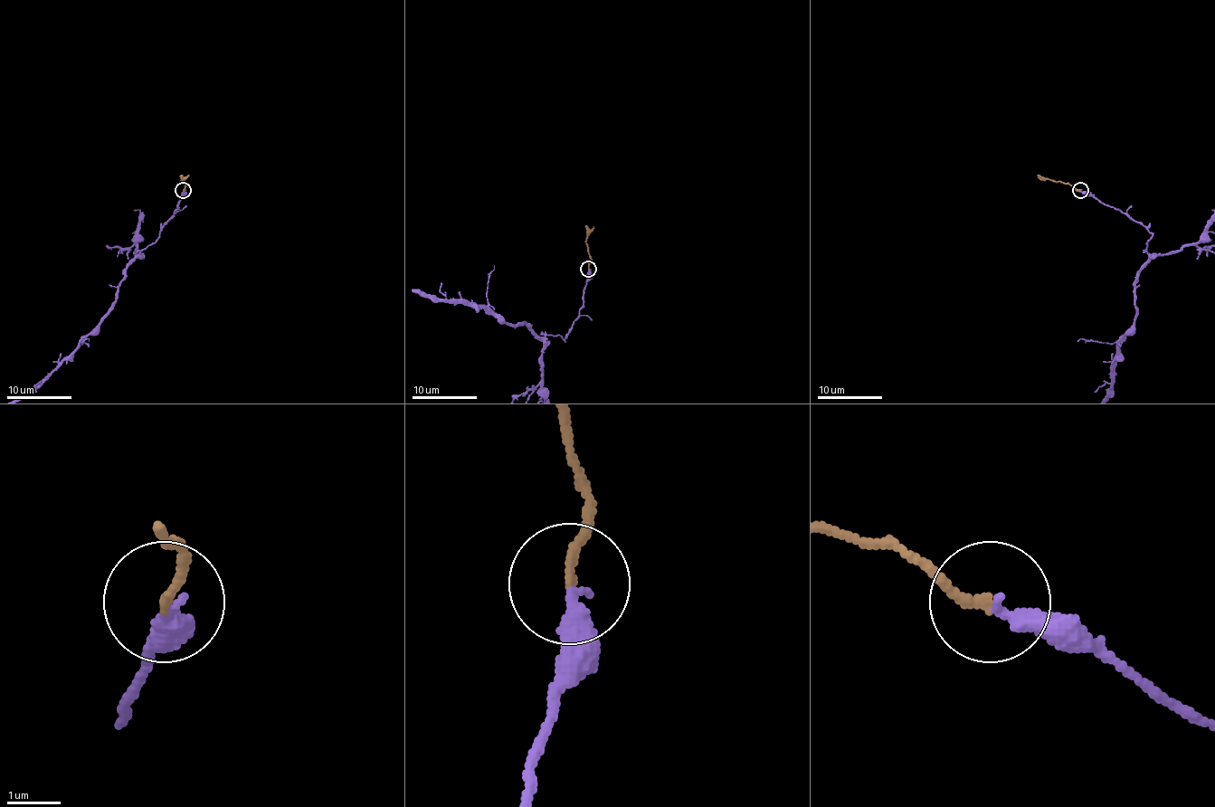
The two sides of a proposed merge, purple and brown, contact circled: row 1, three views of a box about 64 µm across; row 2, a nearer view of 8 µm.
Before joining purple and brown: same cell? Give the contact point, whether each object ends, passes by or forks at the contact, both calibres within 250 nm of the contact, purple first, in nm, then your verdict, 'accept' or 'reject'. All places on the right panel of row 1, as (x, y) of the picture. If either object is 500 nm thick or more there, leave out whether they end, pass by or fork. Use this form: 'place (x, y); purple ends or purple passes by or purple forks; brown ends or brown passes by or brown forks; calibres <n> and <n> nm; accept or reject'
place (1080, 190); purple ends; brown ends; calibres 300 and 170 nm; accept

